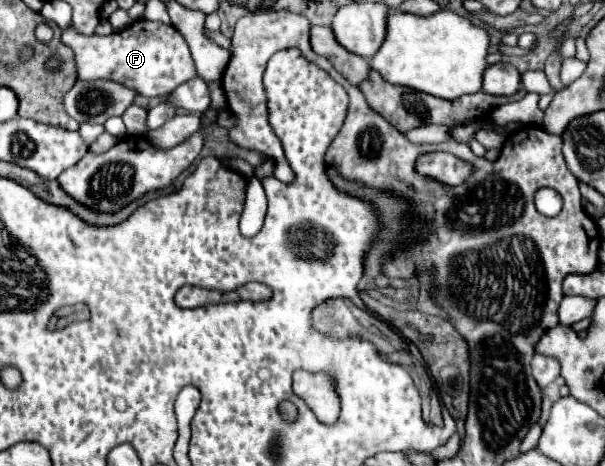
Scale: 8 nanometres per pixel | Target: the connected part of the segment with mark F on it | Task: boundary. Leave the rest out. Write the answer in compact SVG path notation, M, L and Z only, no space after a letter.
M136 20L110 36L82 36L68 26L62 40L74 50L78 80L116 80L140 96L154 98L168 96L180 84L196 78L196 66L184 36L162 22Z

